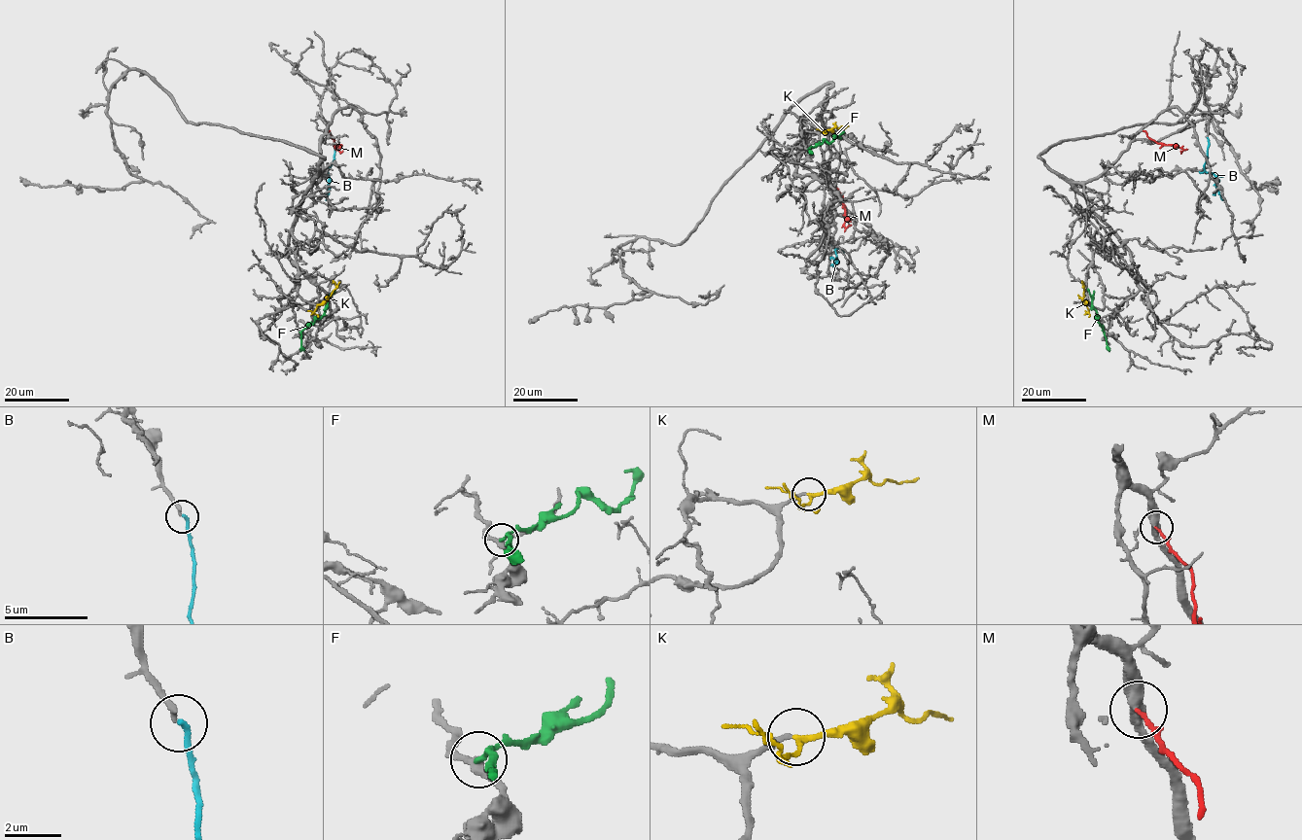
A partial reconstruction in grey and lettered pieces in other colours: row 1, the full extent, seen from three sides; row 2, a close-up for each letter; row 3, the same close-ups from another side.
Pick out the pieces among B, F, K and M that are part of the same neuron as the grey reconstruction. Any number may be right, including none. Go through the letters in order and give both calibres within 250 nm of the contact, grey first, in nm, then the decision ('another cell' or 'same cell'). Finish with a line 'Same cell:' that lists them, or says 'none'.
B: calibres 220 and 200 nm; same cell
F: calibres 280 and 190 nm; another cell
K: calibres 120 and 170 nm; same cell
M: calibres 400 and 160 nm; same cell
Same cell: B, K, M

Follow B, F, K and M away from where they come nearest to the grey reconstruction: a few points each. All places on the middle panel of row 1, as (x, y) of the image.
B: (841, 251), (839, 248), (834, 251), (837, 262), (834, 266)
F: (808, 149), (824, 140), (829, 143), (844, 131)
K: (825, 130), (844, 127), (841, 126)
M: (835, 187), (841, 193), (845, 210), (844, 225), (846, 228), (851, 225)

